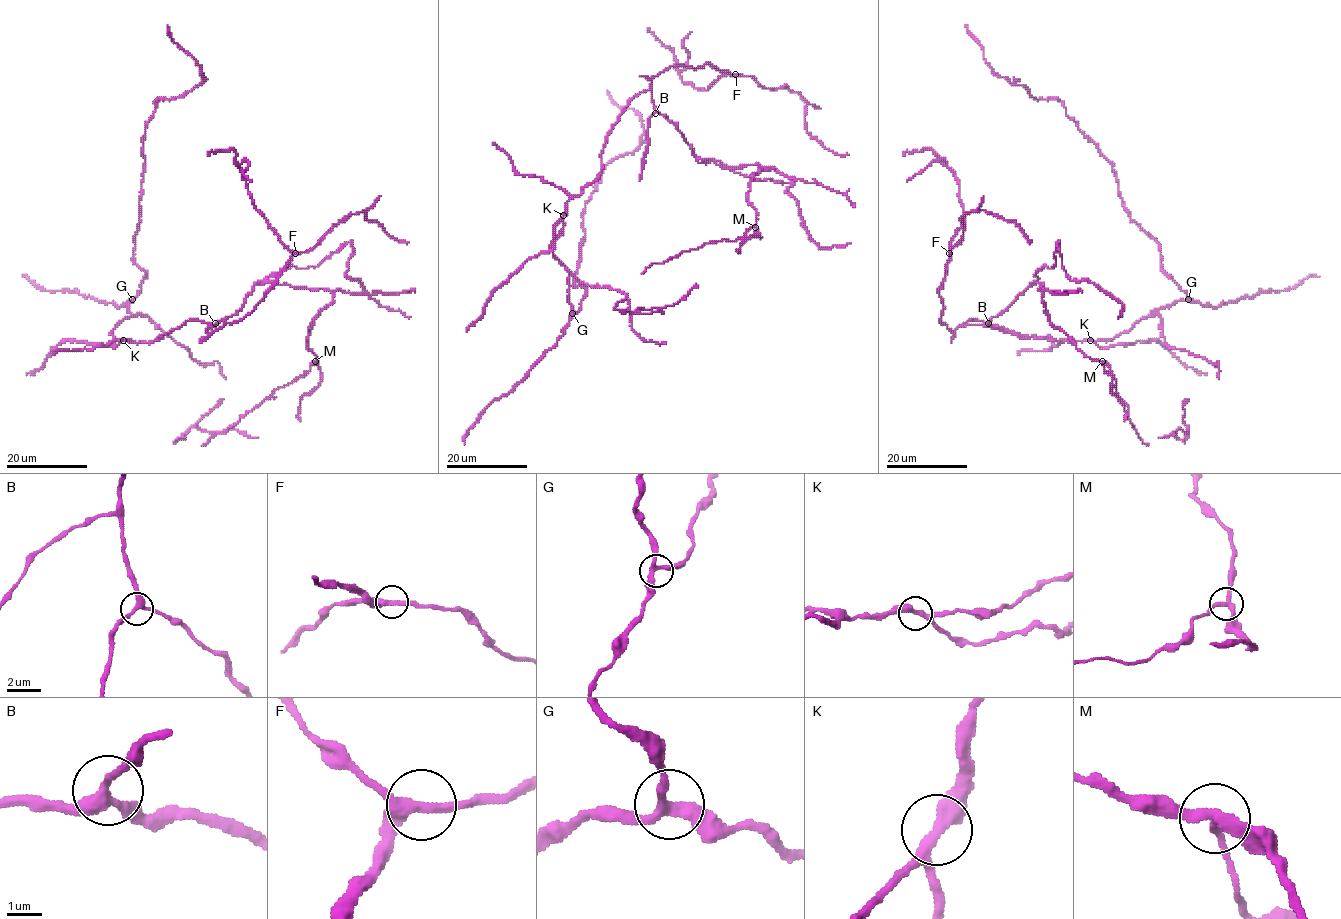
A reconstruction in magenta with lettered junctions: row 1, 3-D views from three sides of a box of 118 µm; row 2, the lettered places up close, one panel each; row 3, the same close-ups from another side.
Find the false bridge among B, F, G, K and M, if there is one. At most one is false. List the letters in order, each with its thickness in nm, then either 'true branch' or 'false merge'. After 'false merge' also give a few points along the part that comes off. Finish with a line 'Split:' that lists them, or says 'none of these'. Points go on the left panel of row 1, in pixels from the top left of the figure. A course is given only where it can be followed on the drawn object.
B: calibre 320 nm; true branch
F: calibre 280 nm; true branch
G: calibre 280 nm; true branch
K: calibre 300 nm; true branch
M: calibre 280 nm; false merge
Split: M

